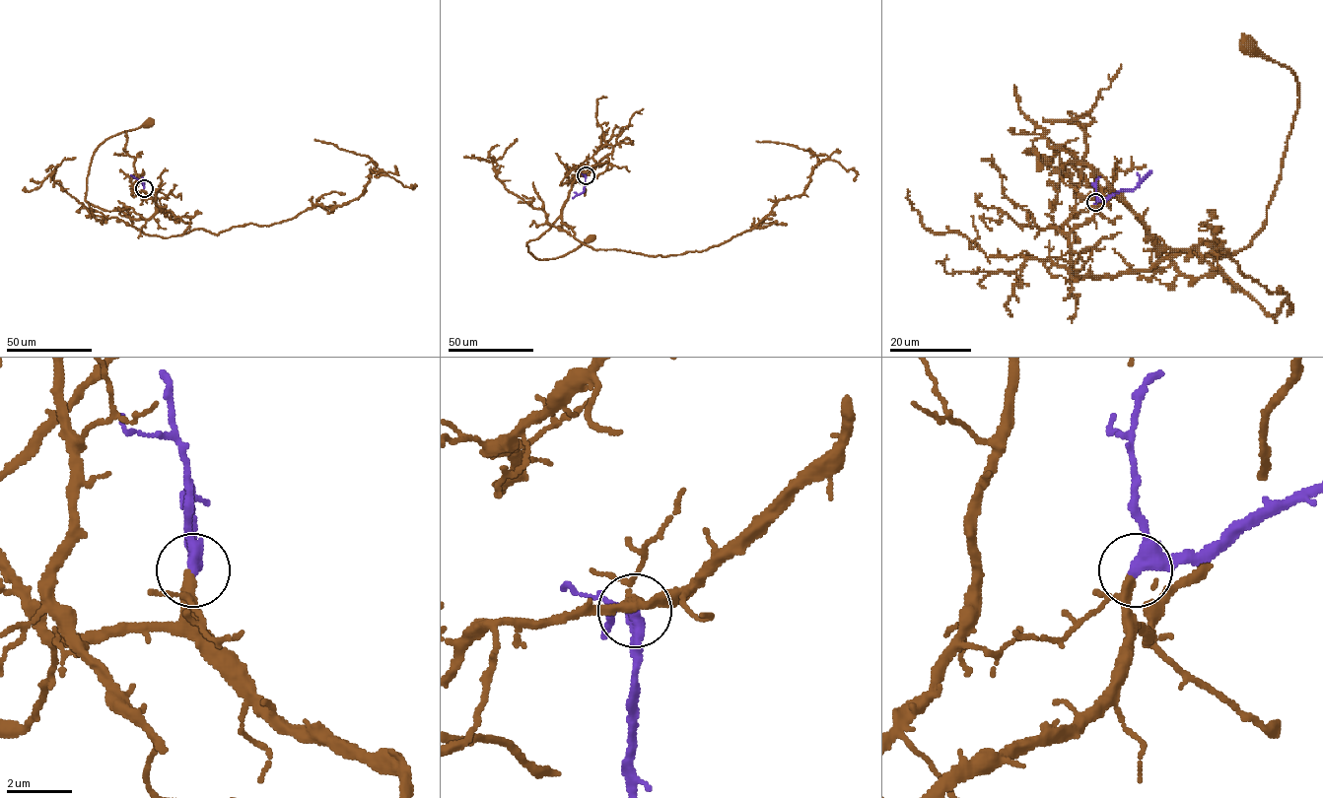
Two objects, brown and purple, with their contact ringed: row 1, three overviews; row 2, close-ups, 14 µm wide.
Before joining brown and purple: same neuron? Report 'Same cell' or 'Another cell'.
Same cell

